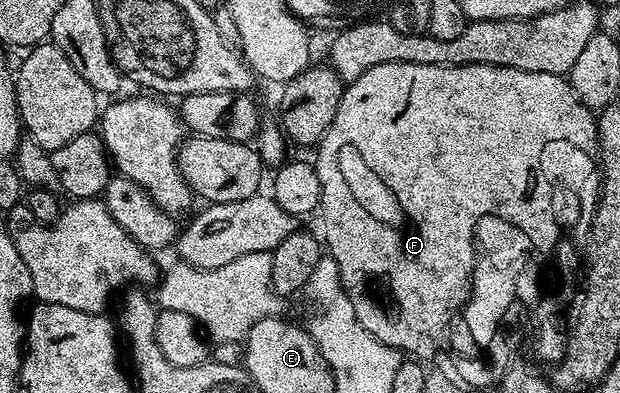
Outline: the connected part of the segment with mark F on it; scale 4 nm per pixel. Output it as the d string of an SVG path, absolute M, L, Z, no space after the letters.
M388 61L364 69L354 81L348 82L341 90L335 119L316 146L315 164L321 184L319 214L321 225L325 228L323 245L328 256L333 257L339 267L345 294L351 299L351 307L355 307L359 323L363 323L363 327L371 331L375 339L401 350L402 354L417 359L434 356L437 353L437 337L447 311L452 311L459 299L470 297L469 229L473 225L473 217L489 209L498 209L519 219L523 210L518 197L525 194L527 187L531 187L533 176L539 175L539 171L575 175L585 181L589 165L599 165L597 122L594 110L584 105L568 80L559 73L523 71L502 65L424 65L410 61Z

